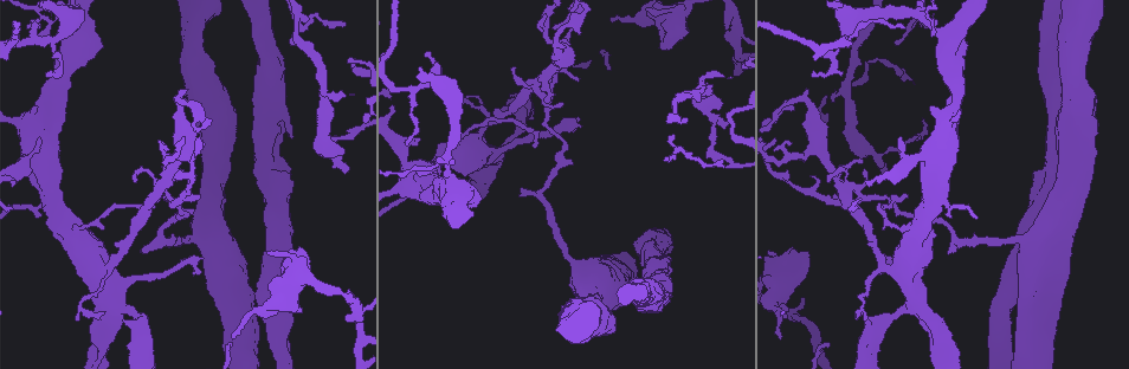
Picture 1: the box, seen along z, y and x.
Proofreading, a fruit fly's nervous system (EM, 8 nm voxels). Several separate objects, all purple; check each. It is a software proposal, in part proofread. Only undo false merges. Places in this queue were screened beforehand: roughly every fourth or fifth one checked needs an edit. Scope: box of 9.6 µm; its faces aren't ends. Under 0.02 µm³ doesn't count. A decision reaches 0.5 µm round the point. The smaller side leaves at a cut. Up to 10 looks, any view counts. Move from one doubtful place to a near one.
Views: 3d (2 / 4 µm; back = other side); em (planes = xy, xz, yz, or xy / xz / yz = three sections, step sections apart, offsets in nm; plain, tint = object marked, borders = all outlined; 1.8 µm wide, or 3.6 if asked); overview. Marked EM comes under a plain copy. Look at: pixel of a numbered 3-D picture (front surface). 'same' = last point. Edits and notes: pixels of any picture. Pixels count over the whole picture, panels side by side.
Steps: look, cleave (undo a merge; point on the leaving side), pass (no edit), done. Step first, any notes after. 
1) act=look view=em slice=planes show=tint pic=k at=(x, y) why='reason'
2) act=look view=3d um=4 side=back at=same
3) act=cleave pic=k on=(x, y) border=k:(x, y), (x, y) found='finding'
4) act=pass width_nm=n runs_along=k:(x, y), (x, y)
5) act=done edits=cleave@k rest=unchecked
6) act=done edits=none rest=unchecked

act=look view=em slice=yz step=4 show=tint pic=1 at=(859, 148) why='thick turns thin'

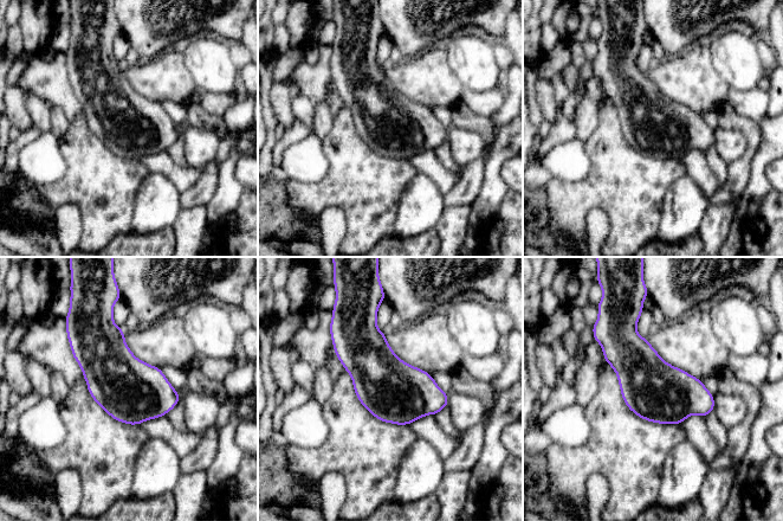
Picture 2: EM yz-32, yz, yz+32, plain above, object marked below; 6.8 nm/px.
act=pass found='all the same neuron'

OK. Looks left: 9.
act=look view=em um=3.6 slice=planes show=tint pic=1 at=(1056, 114) why='touches itself'

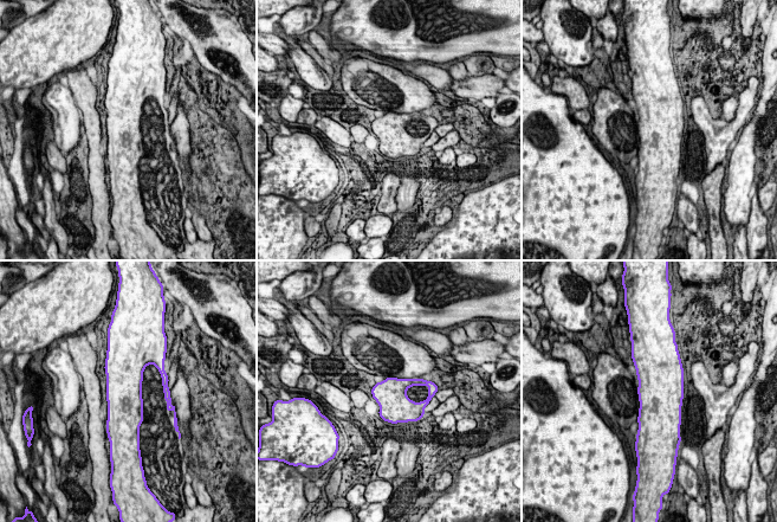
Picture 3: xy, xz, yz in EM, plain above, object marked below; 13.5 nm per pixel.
act=pass found='one neuron here'

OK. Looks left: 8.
act=look view=em slice=planes show=tint pic=1 at=(936, 201) why='thick turns thin'

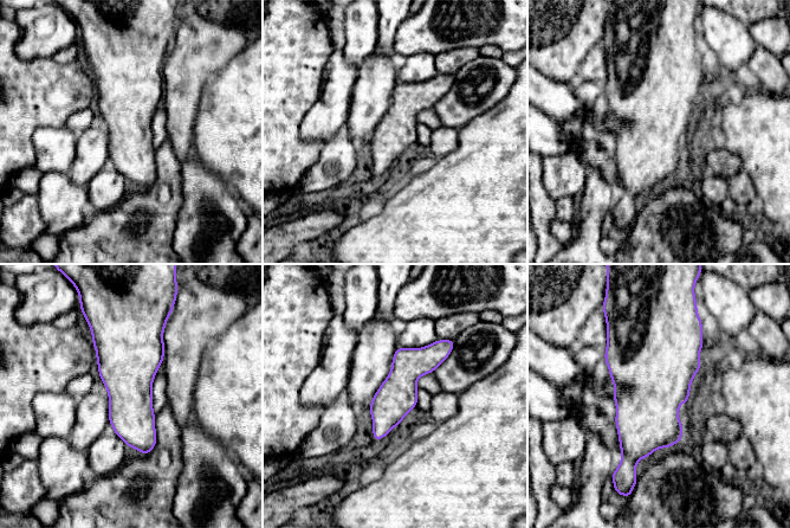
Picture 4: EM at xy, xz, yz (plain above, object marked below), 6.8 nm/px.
act=pass runs_along=4:(440, 342), (401, 382), (375, 437) found='all the same neuron'

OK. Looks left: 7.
act=look view=em um=3.6 slice=planes show=tint pic=1 at=(478, 144) why='abrupt turn'

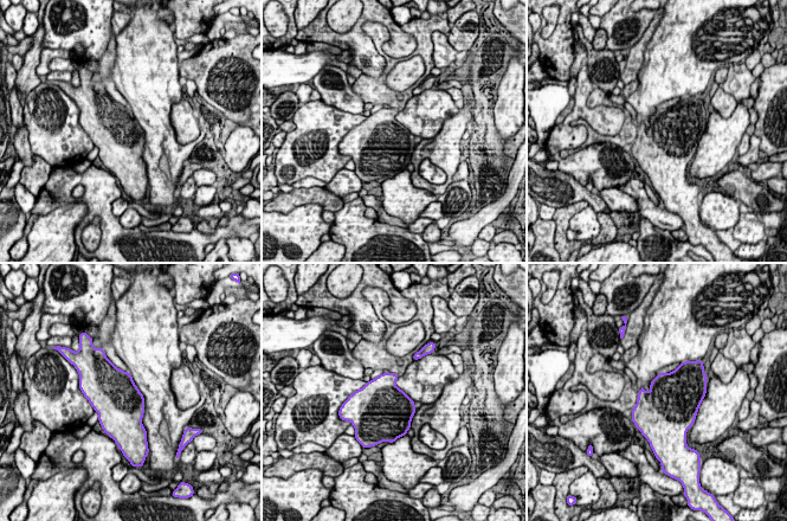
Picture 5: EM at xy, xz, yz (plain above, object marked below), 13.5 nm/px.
act=pass width_nm=550 found='one neuron here'

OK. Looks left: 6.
act=done edits=none rest=unchecked

